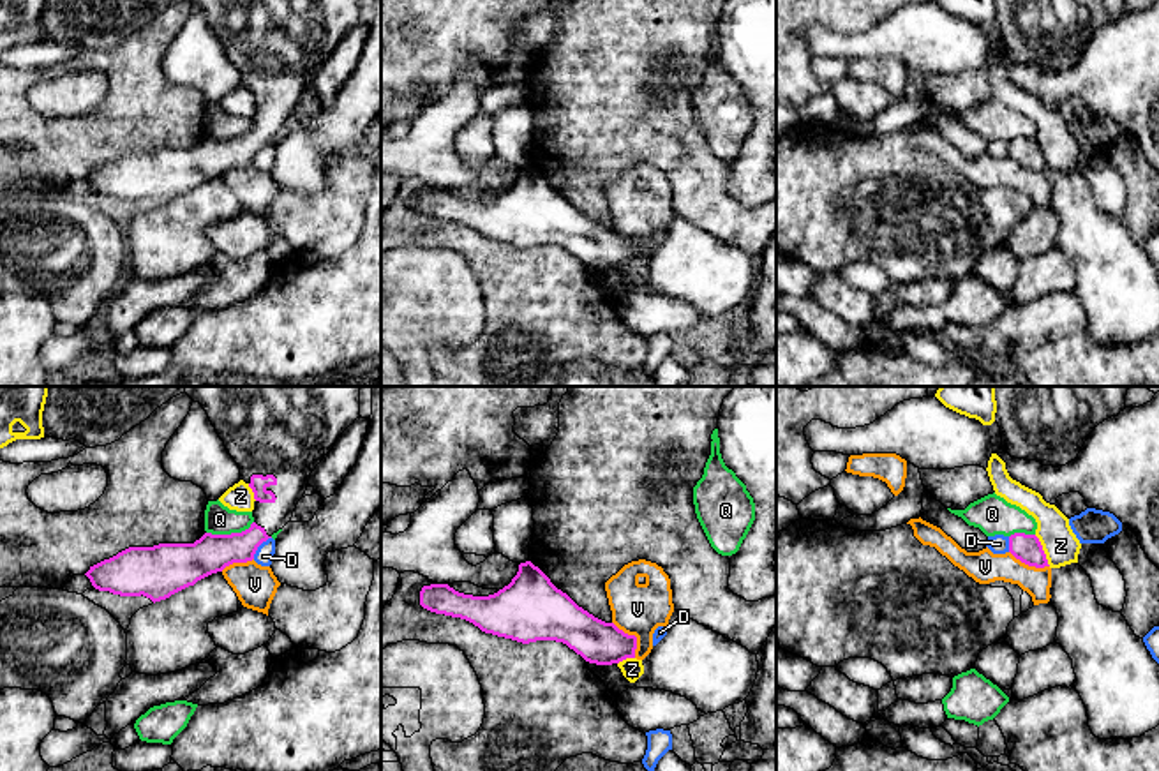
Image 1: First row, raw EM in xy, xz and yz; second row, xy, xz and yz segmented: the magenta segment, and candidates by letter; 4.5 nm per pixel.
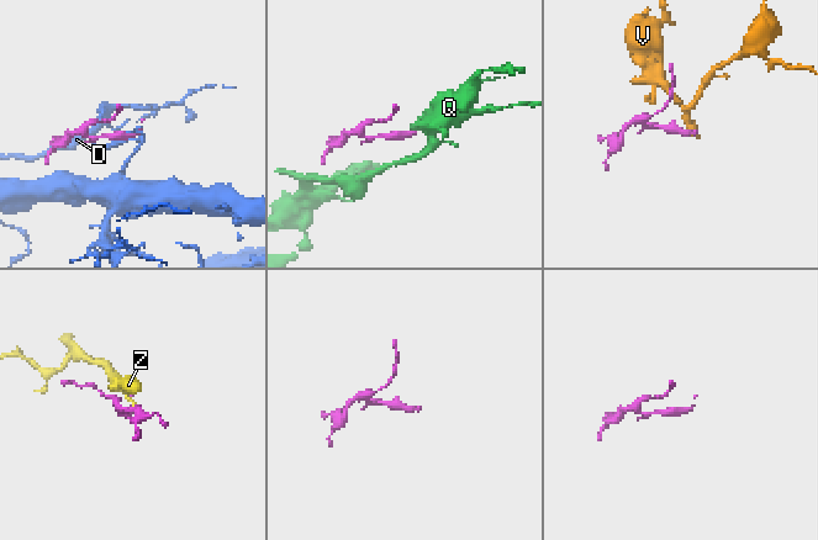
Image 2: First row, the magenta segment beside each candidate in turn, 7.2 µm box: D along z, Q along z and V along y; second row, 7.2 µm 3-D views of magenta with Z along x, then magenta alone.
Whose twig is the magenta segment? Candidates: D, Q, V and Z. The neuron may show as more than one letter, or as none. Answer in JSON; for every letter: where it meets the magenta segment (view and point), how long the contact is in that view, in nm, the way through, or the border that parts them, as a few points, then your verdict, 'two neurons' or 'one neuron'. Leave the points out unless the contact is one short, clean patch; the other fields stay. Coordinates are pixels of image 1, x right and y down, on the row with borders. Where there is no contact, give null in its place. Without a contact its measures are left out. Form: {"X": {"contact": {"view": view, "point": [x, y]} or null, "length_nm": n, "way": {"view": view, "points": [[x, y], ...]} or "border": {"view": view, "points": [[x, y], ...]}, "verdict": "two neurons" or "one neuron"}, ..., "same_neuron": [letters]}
{"D": {"contact": {"view": "xy", "point": [258, 546]}, "length_nm": 130, "verdict": "two neurons"}, "Q": {"contact": {"view": "xy", "point": [231, 533]}, "length_nm": 220, "border": {"view": "xy", "points": [[253, 521], [240, 531], [207, 533]]}, "verdict": "two neurons"}, "V": {"contact": {"view": "xz", "point": [634, 636]}, "length_nm": 200, "border": {"view": "xz", "points": [[613, 621], [635, 637], [635, 657]]}, "verdict": "two neurons"}, "Z": {"contact": {"view": "yz", "point": [1043, 551]}, "length_nm": 160, "border": {"view": "yz", "points": [[1034, 535], [1050, 565]]}, "verdict": "two neurons"}, "same_neuron": []}

